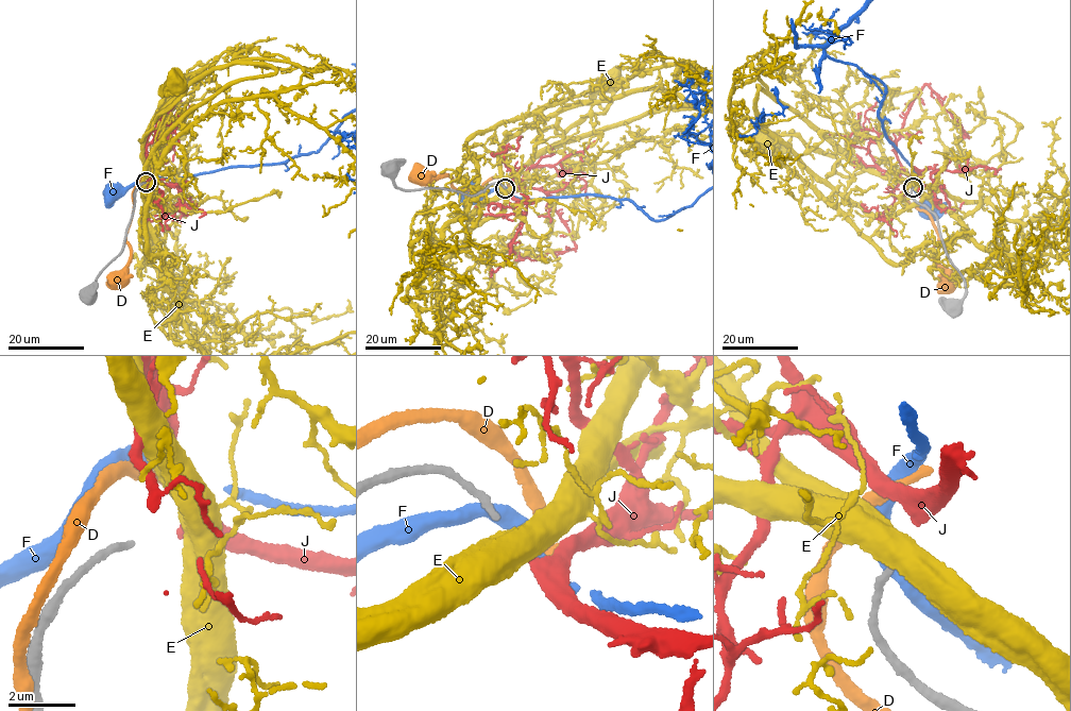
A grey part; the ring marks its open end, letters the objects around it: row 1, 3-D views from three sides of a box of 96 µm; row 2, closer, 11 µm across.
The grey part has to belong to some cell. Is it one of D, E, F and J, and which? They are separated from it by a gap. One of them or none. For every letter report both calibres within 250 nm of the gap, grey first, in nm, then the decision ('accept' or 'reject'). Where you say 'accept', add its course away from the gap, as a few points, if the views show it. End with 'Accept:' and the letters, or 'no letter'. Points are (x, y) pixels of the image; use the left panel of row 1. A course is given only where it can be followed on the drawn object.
D: 200/320 nm | reject
E: 200/850 nm | reject
F: 200/400 nm | reject
J: 200/360 nm | accept | via (150, 181), (150, 159), (163, 141), (160, 115), (177, 100), (176, 114), (160, 162), (168, 162)
Accept: J

